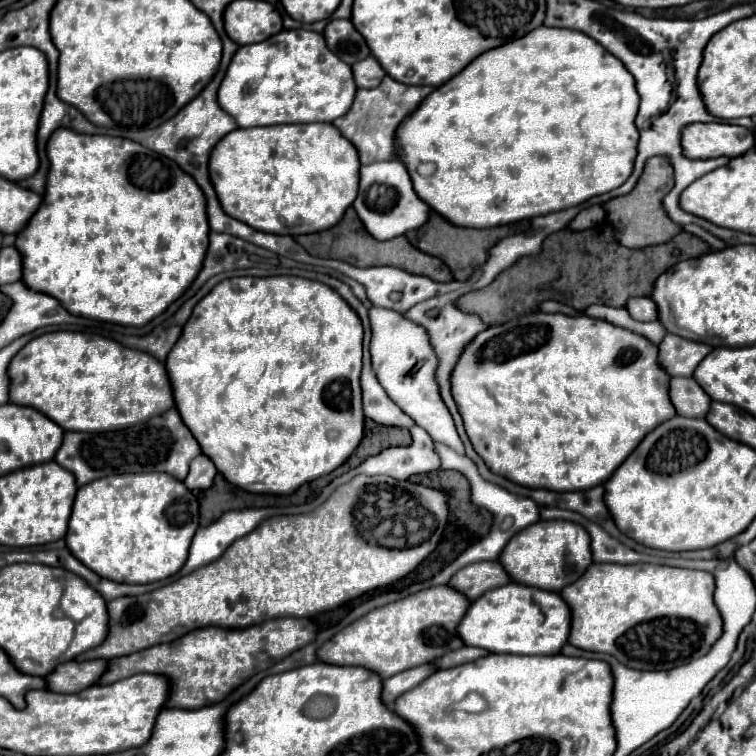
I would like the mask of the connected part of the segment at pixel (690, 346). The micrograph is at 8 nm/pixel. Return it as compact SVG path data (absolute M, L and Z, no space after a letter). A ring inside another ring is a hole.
M667 333L659 343L659 363L671 377L691 377L711 349L711 345Z

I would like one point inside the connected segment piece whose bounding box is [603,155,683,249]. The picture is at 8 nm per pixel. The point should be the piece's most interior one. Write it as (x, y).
(639, 219)

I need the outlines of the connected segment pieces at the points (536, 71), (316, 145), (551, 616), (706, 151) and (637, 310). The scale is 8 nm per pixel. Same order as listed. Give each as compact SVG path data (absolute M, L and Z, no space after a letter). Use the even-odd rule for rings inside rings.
M541 25L537 31L531 31L529 35L507 43L505 47L495 47L493 51L485 51L465 71L455 75L449 83L443 83L441 87L435 89L435 93L425 99L425 103L415 111L415 115L409 115L405 119L405 127L401 127L401 163L405 163L413 187L417 195L427 201L439 215L443 215L447 221L459 227L475 227L475 229L487 229L487 227L499 227L499 225L509 225L517 223L521 219L533 219L539 215L547 215L553 211L563 211L575 205L581 205L583 201L609 193L623 185L627 177L633 171L633 163L637 157L637 143L639 143L639 131L635 127L635 117L639 111L639 93L635 89L635 79L633 75L625 69L625 65L605 51L595 39L573 31L573 29L551 29ZM421 163L433 163L435 171L427 177L419 175L419 165Z
M331 123L237 129L217 143L213 157L209 159L209 177L227 215L257 231L293 237L335 227L359 193L359 171L361 161L357 149L335 131Z
M507 583L473 601L461 621L461 639L467 645L485 647L491 653L553 655L563 649L571 633L571 609L555 591Z
M693 123L683 131L683 147L689 159L709 159L709 157L739 157L755 149L755 133L747 127L727 125L727 123Z
M633 297L625 307L637 321L657 321L657 305L651 297Z

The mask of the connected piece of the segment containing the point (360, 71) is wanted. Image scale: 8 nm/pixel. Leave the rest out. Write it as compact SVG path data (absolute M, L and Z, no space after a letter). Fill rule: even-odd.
M369 57L369 59L363 59L361 63L353 65L353 75L355 75L357 87L373 89L373 87L377 87L381 83L381 79L385 77L385 71L377 63L375 57Z

